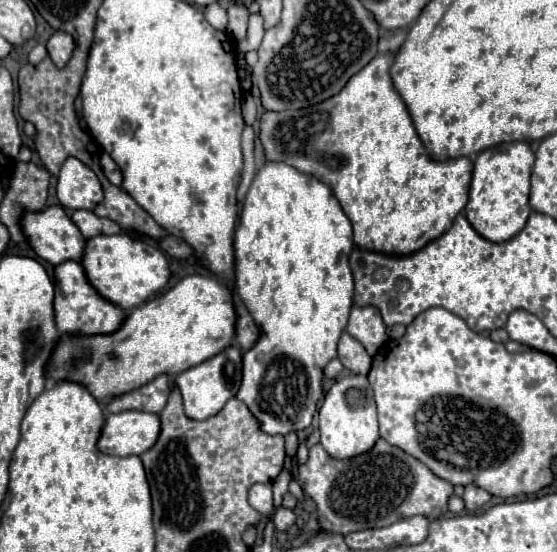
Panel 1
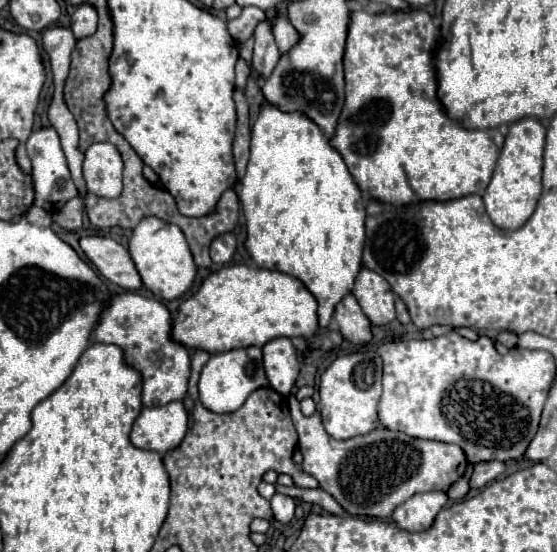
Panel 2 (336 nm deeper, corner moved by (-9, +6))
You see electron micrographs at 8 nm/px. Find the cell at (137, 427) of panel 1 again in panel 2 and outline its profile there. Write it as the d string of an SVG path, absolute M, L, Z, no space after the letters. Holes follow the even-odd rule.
M181 401L163 407L143 407L131 429L131 443L139 449L165 453L175 449L187 431L187 413Z

